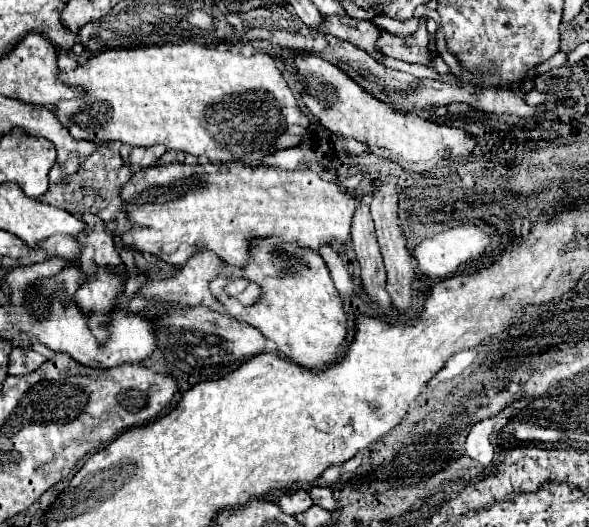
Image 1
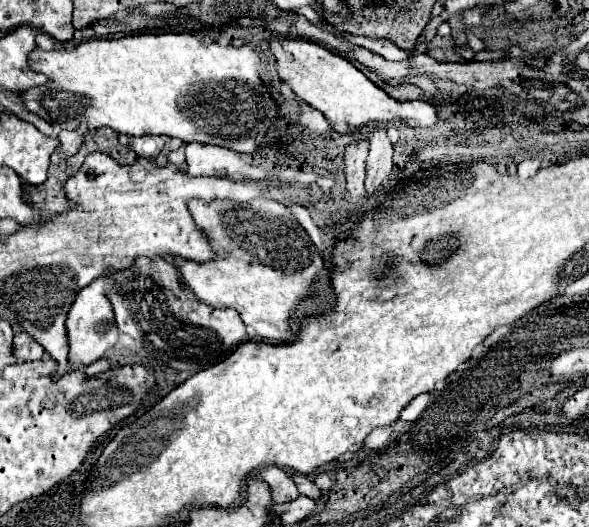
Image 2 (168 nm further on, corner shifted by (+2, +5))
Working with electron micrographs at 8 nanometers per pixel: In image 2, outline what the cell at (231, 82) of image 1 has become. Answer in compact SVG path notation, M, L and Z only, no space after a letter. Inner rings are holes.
M182 32L182 34L134 34L134 36L122 36L122 38L112 38L112 40L90 40L90 42L82 42L78 44L74 50L66 50L66 48L56 48L52 52L44 52L40 48L36 48L30 54L30 68L36 72L44 72L44 76L48 76L52 82L48 86L38 86L32 88L30 92L20 94L24 98L24 104L30 112L36 112L38 116L42 116L46 122L50 124L58 124L60 128L66 130L76 130L80 126L80 122L86 122L88 128L102 128L108 126L112 130L116 130L118 134L130 134L130 136L144 136L144 134L158 134L158 136L174 136L180 138L182 142L200 142L200 144L214 144L214 146L222 146L222 148L230 148L236 152L254 152L264 144L264 138L268 136L268 132L276 130L278 122L284 118L280 114L280 108L276 106L268 86L262 82L260 78L260 56L250 48L250 46L220 46L216 42L212 44L204 44L198 36L190 34L190 32Z

